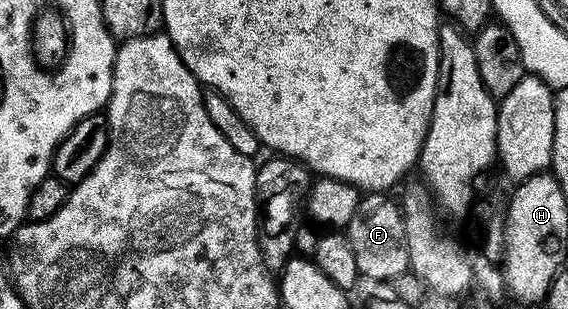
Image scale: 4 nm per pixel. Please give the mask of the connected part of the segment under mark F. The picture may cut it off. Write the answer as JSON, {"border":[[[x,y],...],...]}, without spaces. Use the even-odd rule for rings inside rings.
{"border":[[[367,194],[362,197],[357,206],[357,214],[347,224],[345,234],[349,238],[349,246],[353,246],[353,255],[357,258],[357,270],[360,277],[371,280],[387,280],[394,282],[399,276],[408,275],[411,263],[409,262],[409,246],[405,238],[403,214],[398,203],[390,200],[387,194]]]}

